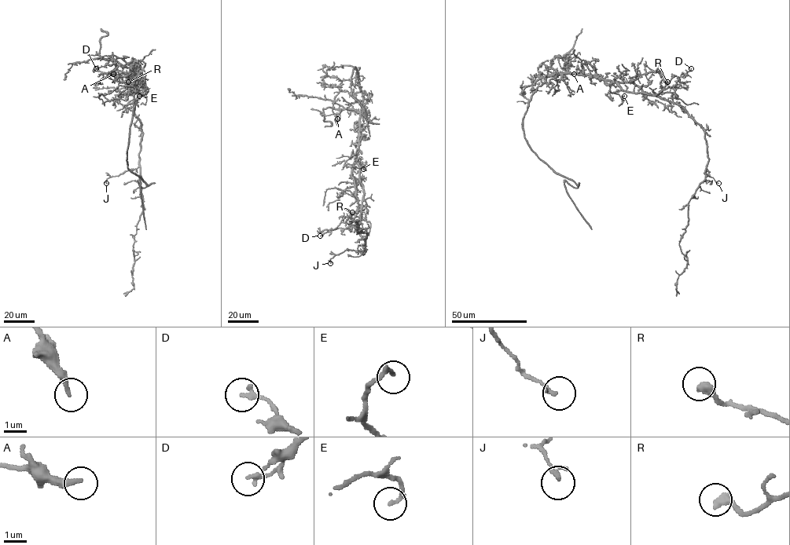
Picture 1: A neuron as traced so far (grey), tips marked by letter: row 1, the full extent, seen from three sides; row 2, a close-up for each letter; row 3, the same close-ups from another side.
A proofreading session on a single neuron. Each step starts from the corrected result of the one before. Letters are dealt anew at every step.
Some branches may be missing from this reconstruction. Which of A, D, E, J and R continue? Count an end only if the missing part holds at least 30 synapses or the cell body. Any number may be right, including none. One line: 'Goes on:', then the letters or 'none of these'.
Goes on: none of these

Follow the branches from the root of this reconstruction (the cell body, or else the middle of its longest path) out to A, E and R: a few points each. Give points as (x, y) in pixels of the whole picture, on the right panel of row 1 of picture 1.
A: (615, 83), (589, 75), (557, 72), (545, 67), (552, 73), (574, 74)
E: (615, 83), (611, 82), (610, 91), (619, 96), (622, 102), (619, 105), (624, 96)
R: (615, 83), (633, 82), (644, 91), (658, 94), (667, 82)

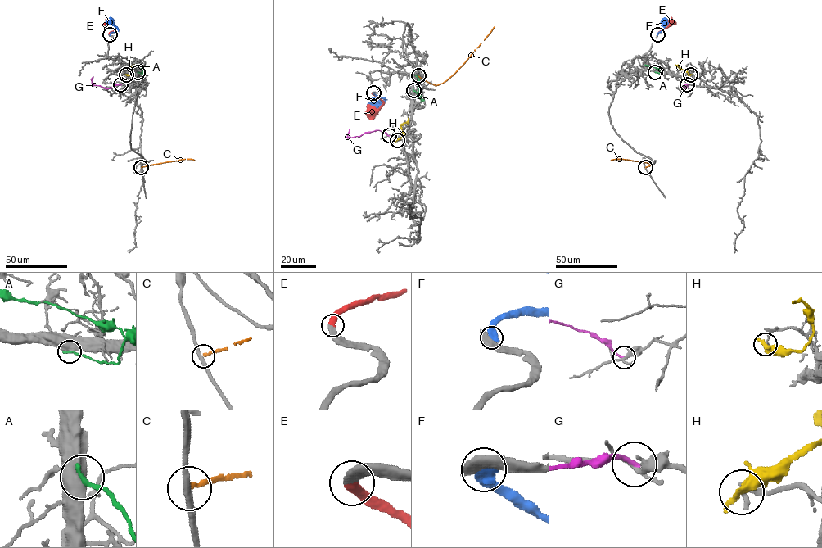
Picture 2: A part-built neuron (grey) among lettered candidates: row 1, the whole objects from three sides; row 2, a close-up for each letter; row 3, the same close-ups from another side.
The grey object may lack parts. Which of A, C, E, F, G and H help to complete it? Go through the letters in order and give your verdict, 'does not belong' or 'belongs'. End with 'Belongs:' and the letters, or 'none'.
A: does not belong
C: does not belong
E: belongs
F: does not belong
G: does not belong
H: does not belong
Belongs: E

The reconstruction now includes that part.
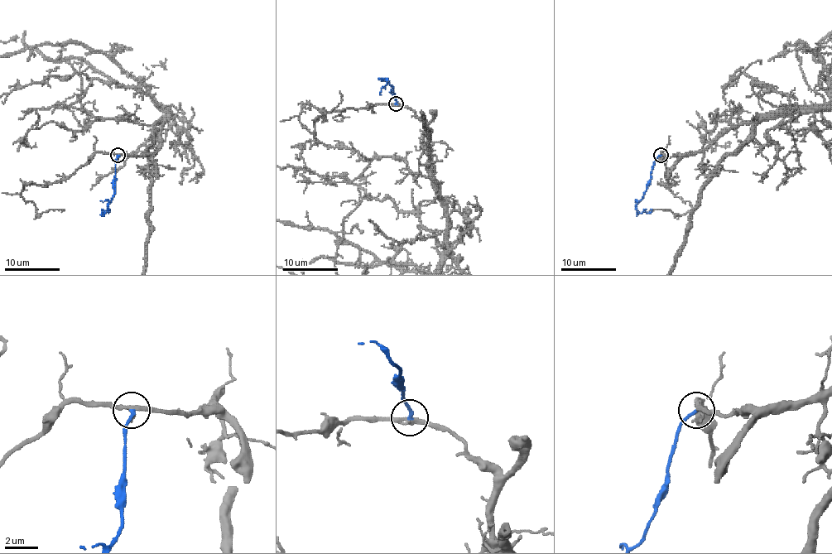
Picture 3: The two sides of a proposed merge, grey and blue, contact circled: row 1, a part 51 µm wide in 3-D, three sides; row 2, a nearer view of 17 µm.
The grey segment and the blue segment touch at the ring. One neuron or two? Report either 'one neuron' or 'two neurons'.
two neurons

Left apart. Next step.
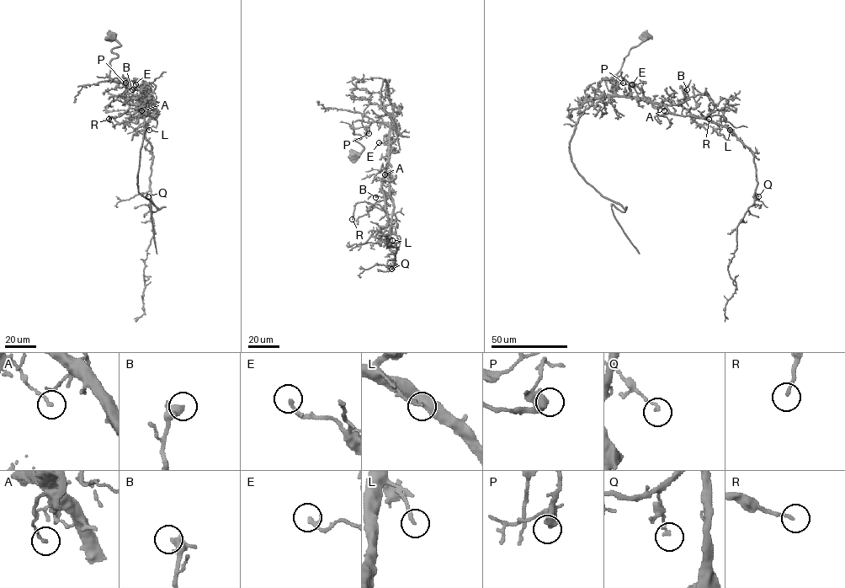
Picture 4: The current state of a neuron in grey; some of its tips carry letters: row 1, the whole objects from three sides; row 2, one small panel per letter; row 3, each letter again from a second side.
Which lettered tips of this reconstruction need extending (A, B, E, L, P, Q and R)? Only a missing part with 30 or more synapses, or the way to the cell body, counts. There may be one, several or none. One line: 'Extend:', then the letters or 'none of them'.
Extend: none of them

